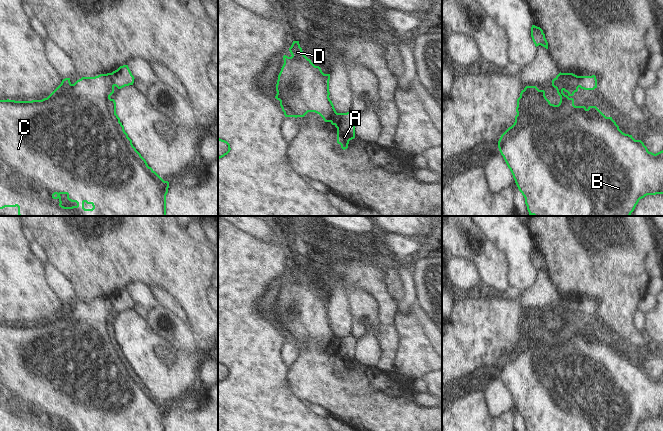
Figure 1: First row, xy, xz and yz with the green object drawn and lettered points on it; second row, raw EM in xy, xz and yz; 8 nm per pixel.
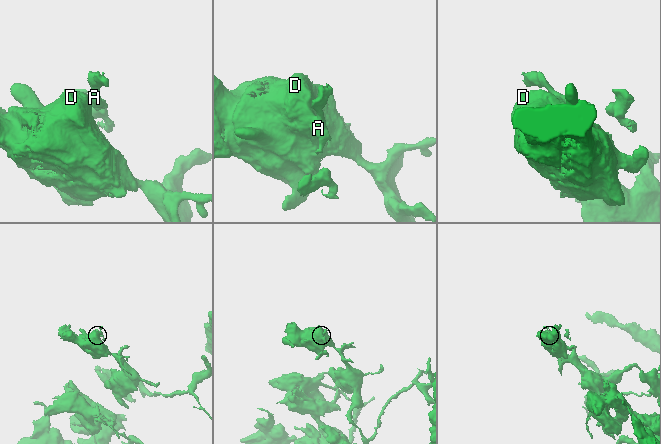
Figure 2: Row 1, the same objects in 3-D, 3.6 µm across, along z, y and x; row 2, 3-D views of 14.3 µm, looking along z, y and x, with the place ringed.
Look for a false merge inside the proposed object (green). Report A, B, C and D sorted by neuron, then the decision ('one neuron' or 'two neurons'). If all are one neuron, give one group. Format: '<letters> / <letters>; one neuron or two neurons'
A / B C D; two neurons

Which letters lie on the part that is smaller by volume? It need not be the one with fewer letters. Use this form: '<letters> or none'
A.

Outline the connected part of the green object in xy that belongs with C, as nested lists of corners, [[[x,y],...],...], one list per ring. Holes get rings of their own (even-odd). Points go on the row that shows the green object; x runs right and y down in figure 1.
[[[110,73],[82,77],[74,84],[70,82],[70,78],[65,78],[47,98],[42,100],[0,100],[0,209],[17,206],[19,216],[166,216],[169,182],[164,181],[149,167],[133,146],[132,140],[116,114],[116,102],[110,98],[114,93],[114,86],[114,76]],[[61,194],[66,194],[67,199],[76,202],[77,205],[62,206]]]

